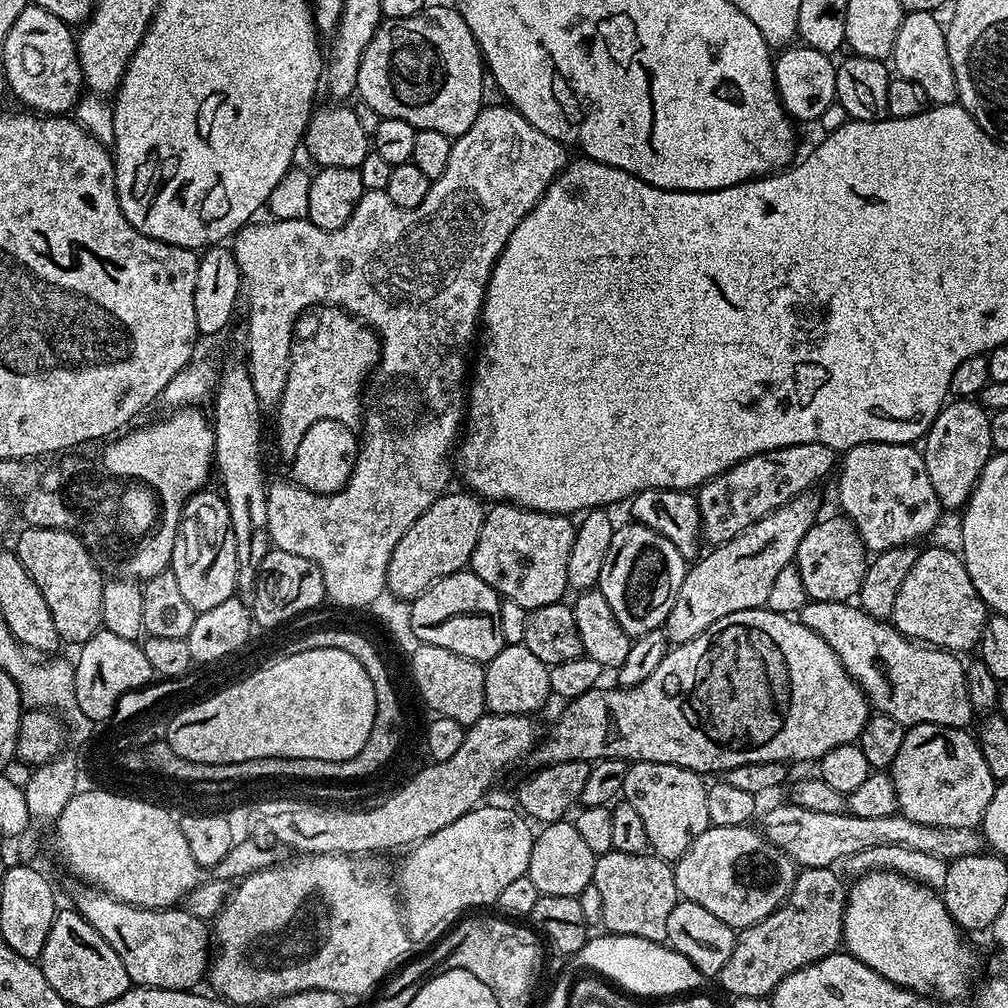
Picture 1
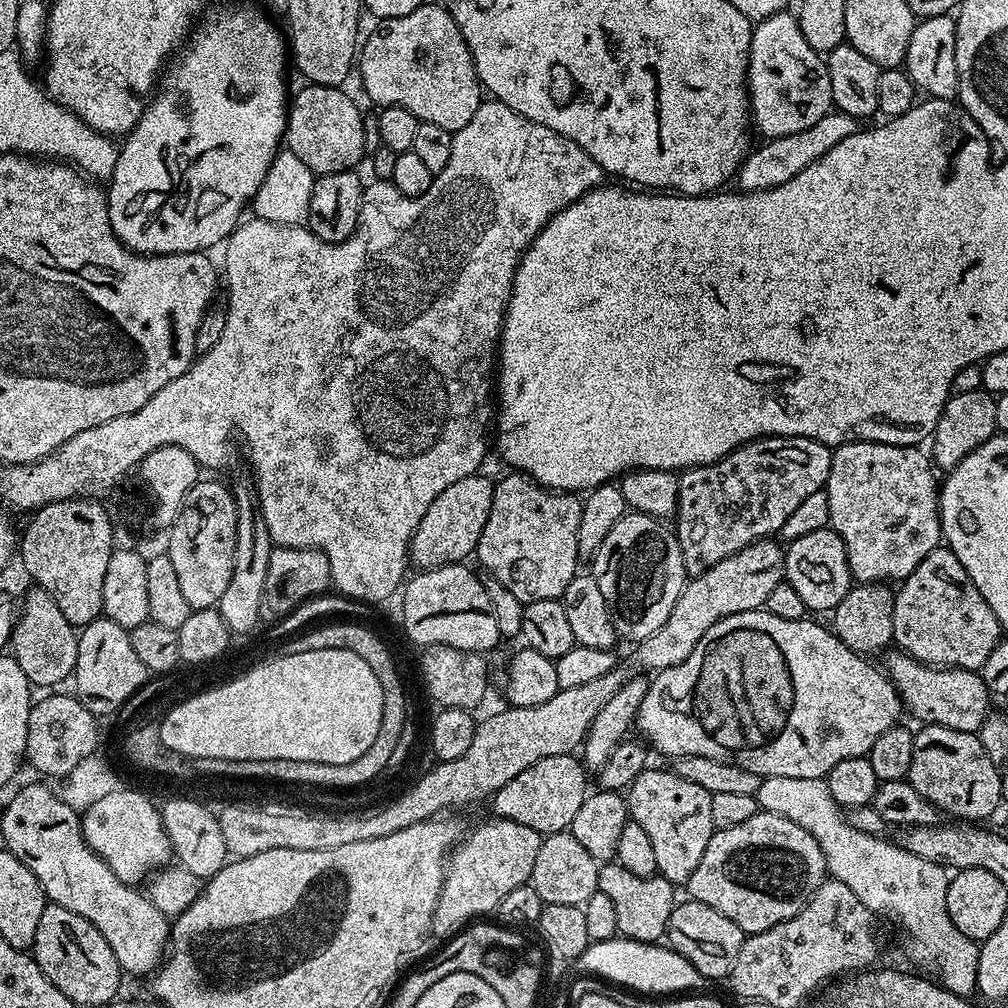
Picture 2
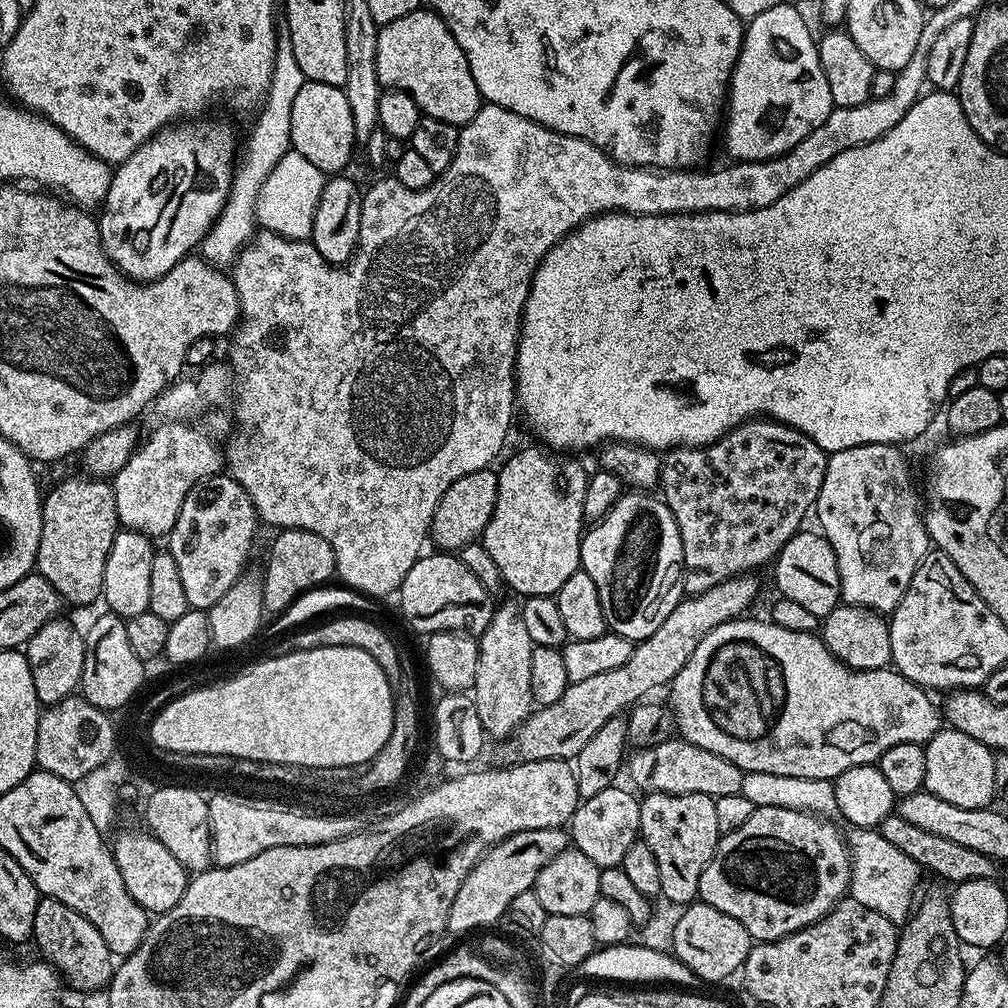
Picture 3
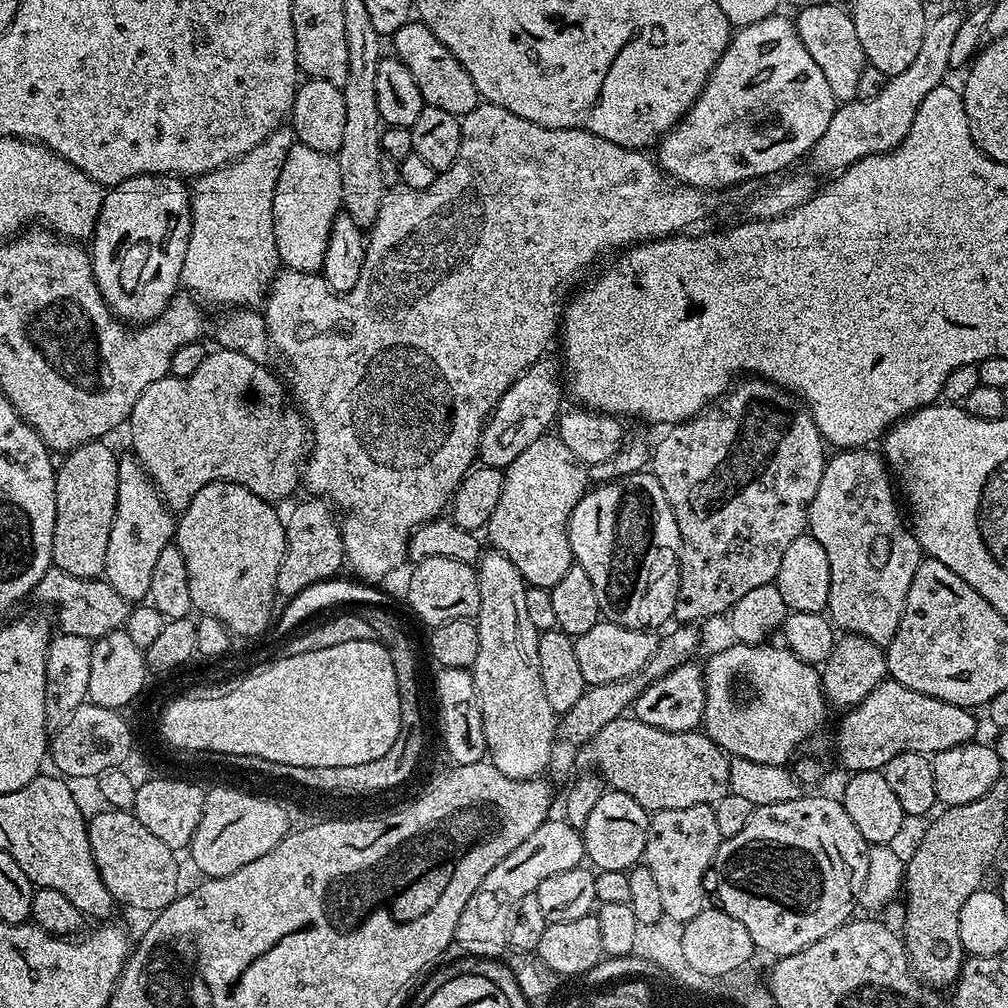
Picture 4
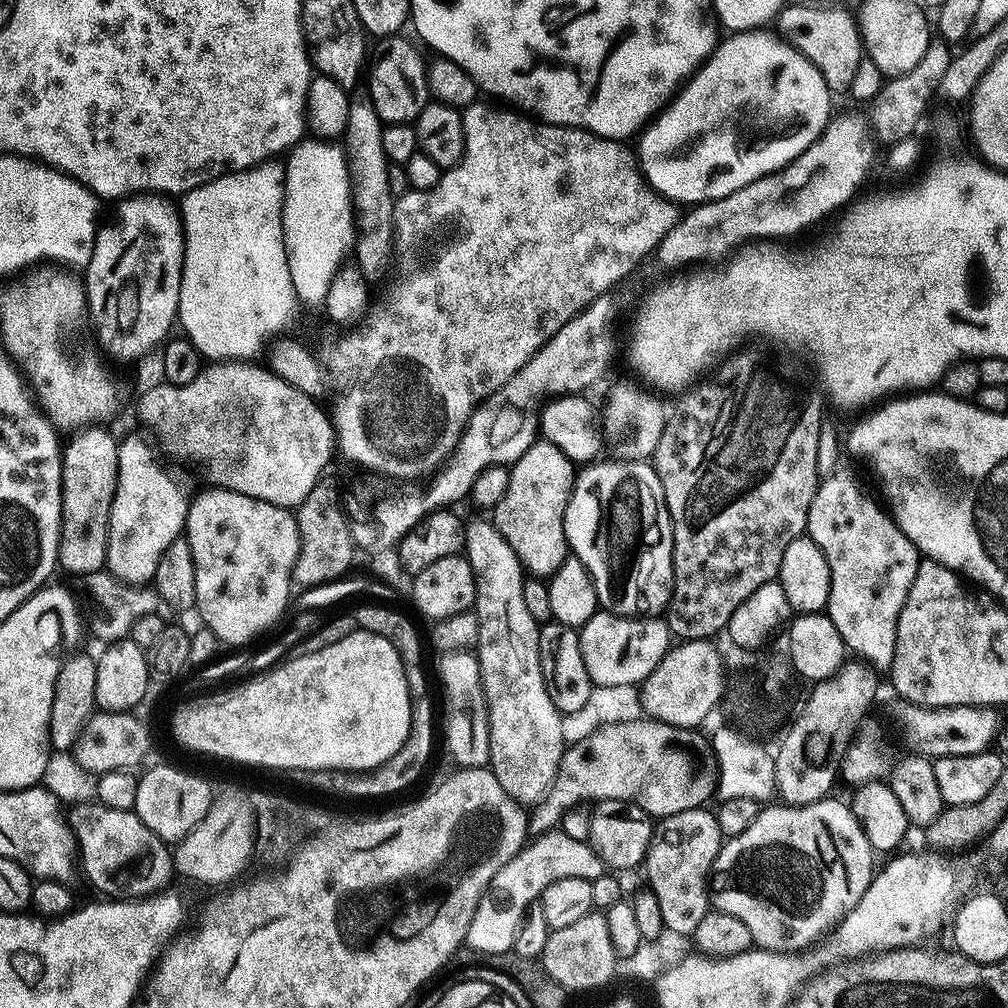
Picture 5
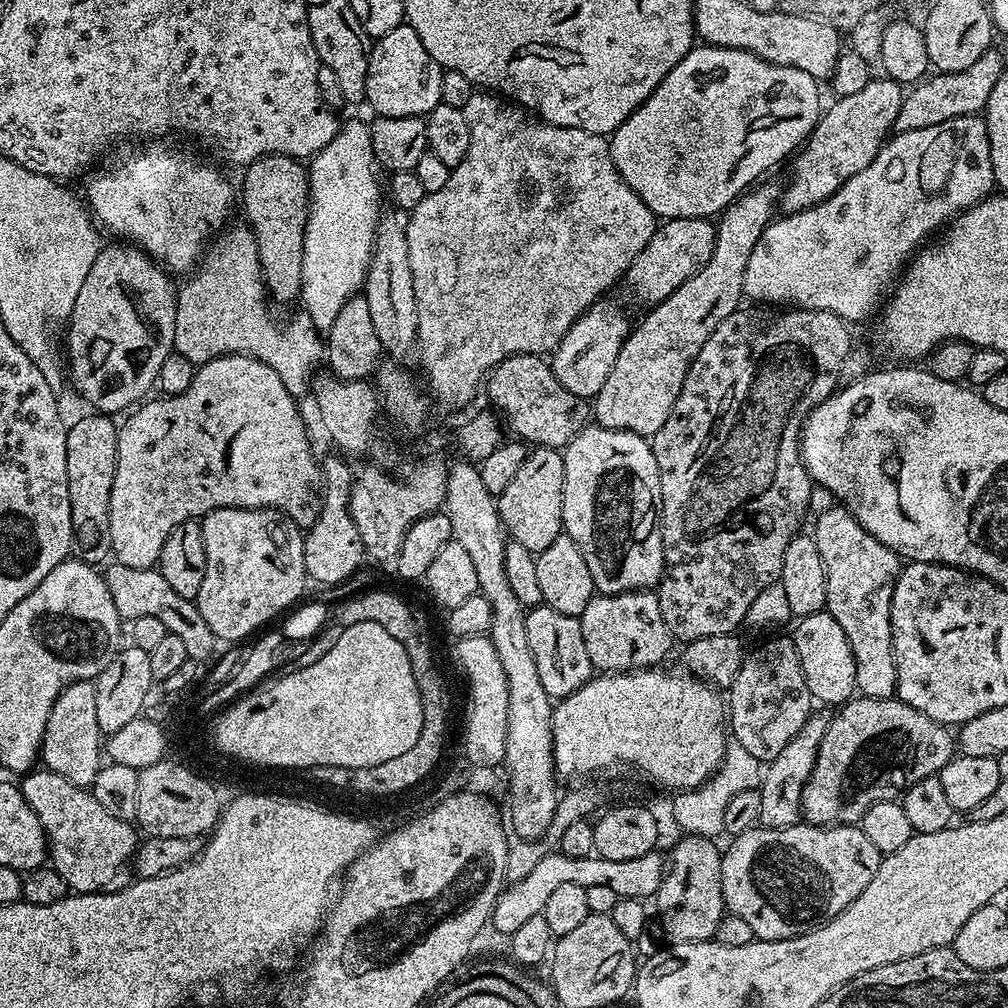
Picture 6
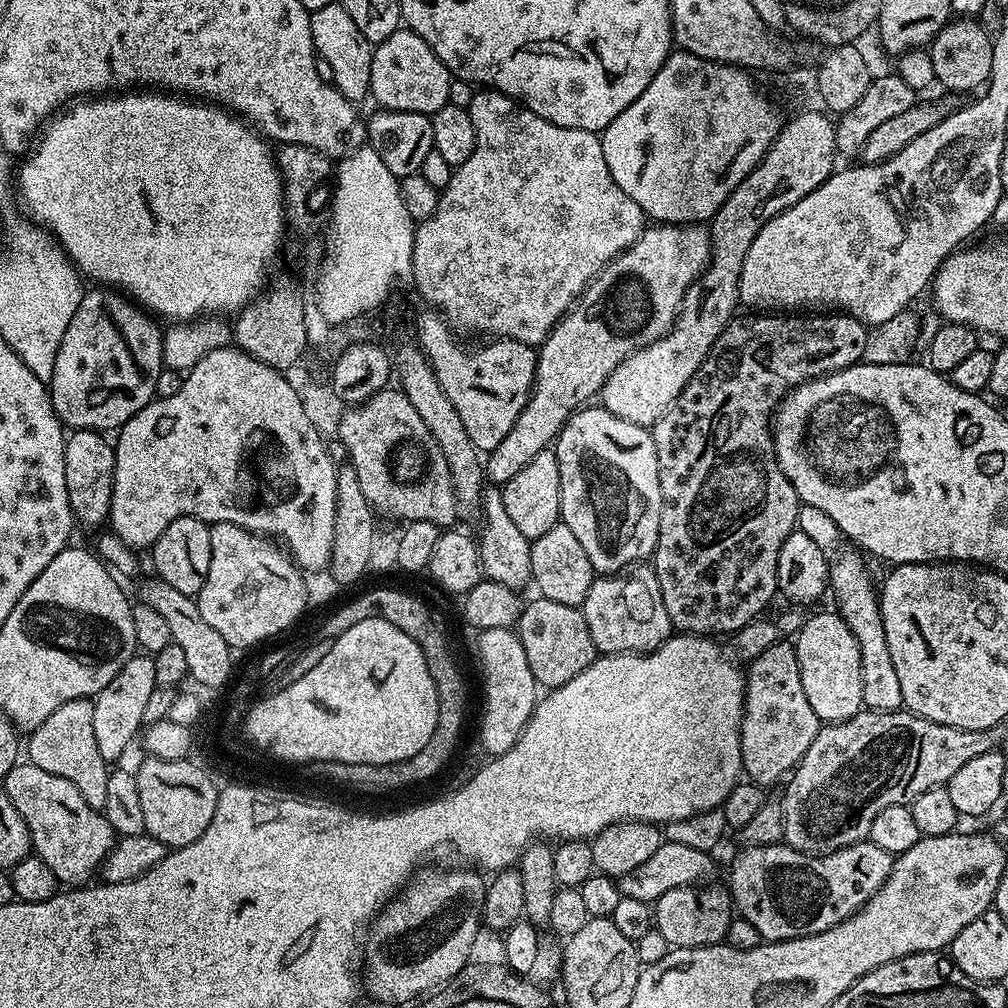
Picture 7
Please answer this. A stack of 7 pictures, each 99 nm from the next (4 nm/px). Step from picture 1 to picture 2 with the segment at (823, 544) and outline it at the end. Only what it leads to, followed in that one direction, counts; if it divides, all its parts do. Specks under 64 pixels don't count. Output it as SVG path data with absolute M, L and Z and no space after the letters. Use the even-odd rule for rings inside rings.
M831 526L823 527L816 528L813 532L804 532L792 545L787 545L784 553L784 578L802 597L809 613L828 614L835 610L842 598L846 598L846 594L854 586L854 581L842 538Z

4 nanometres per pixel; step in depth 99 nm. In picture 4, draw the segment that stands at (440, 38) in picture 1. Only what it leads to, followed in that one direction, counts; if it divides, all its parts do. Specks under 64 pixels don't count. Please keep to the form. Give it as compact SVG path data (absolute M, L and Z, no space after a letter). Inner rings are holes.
M423 22L402 25L398 31L392 33L390 43L396 59L401 60L414 74L425 104L438 106L438 110L447 110L448 113L462 118L481 103L480 92L474 86L470 74L466 74L462 62L458 62L458 58L454 58L454 54L450 54L446 46L442 46L442 42Z

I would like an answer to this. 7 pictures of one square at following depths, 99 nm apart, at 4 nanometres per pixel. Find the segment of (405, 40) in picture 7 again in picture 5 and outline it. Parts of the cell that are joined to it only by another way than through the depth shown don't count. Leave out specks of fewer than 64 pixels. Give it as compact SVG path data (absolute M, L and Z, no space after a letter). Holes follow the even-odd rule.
M404 34L386 36L375 41L380 57L371 61L366 72L367 99L384 124L412 124L430 102L428 82L429 65L424 56L404 37Z

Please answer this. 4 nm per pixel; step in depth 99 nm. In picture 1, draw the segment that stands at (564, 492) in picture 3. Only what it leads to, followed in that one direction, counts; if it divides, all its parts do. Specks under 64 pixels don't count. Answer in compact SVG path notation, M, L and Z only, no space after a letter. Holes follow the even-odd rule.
M496 502L484 513L470 571L504 600L518 602L525 610L558 604L565 599L564 592L569 591L566 562L570 562L570 546L574 546L575 537L576 524L569 517Z

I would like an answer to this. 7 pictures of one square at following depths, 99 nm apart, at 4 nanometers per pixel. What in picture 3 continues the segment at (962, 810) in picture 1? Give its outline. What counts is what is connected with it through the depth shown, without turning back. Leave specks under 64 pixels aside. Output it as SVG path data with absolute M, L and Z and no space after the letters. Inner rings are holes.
M951 726L941 727L924 745L926 754L926 778L924 788L930 794L938 794L945 802L954 802L954 806L967 808L986 808L993 803L996 796L994 782L993 749L982 742L962 734Z

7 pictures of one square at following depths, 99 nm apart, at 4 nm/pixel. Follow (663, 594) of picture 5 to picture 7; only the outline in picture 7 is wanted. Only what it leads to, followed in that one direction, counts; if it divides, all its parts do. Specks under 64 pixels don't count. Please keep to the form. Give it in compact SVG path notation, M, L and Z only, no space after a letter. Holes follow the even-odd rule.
M585 406L579 412L575 412L568 423L560 431L559 436L554 441L554 451L558 458L558 482L560 483L560 520L578 537L578 543L582 545L582 550L586 550L586 558L590 558L590 566L596 574L615 574L647 561L656 550L658 542L658 530L660 529L660 515L662 514L662 490L658 482L658 454L654 450L654 438L651 431L634 422L626 422L626 418L618 418L610 414L602 406Z

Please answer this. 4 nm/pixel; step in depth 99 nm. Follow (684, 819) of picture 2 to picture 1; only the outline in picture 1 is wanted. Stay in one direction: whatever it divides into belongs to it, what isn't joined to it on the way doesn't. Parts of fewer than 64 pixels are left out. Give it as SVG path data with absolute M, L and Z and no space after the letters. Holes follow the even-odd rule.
M638 760L628 764L622 791L623 799L642 818L649 849L663 860L675 862L709 828L710 810L706 807L709 785L699 772L677 764Z

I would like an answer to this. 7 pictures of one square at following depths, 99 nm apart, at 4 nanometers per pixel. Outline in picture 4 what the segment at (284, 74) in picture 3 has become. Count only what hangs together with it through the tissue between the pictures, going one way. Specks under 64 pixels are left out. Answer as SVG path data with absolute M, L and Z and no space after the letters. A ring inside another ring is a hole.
M291 127L275 128L261 144L254 146L254 150L218 170L195 177L190 188L192 229L186 246L180 283L205 305L256 306L265 299L268 286L278 271L274 234L274 186L278 186L278 174L282 174L286 154L290 154L293 143L294 133Z

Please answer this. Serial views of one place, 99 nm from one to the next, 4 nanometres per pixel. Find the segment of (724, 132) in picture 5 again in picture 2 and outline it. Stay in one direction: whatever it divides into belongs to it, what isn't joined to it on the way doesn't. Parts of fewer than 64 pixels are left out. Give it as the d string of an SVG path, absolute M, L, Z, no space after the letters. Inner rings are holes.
M791 11L776 12L752 29L748 59L750 120L764 138L773 140L814 126L833 109L833 90L827 61L801 34L799 19Z

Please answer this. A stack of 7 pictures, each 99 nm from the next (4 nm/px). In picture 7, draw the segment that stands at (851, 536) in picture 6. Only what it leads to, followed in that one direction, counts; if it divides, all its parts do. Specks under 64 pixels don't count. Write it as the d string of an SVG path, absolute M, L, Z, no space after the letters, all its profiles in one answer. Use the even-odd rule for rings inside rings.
M859 551L844 552L829 567L828 583L830 596L836 599L835 607L850 626L850 634L858 641L862 657L862 696L864 708L876 712L894 712L903 707L902 686L891 661L890 648L886 643L886 630L882 630L882 614L877 585L872 585L872 576L864 565L865 557Z

